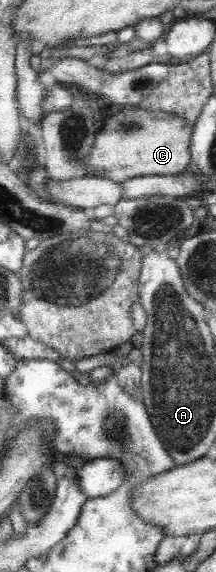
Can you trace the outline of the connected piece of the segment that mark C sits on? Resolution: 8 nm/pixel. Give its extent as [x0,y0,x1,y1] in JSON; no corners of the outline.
[85,107,192,184]

